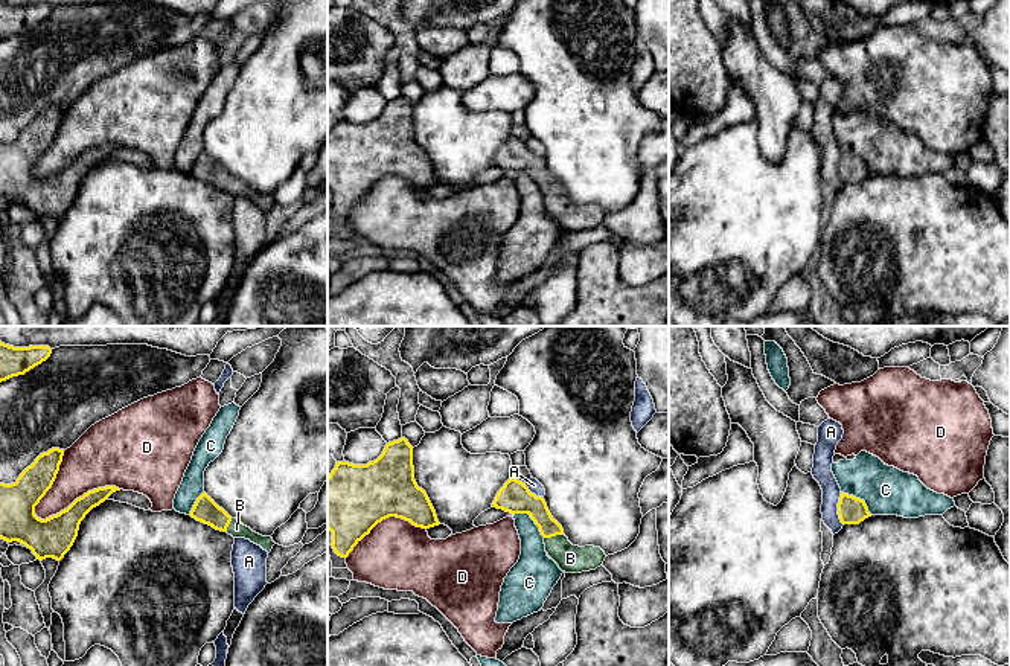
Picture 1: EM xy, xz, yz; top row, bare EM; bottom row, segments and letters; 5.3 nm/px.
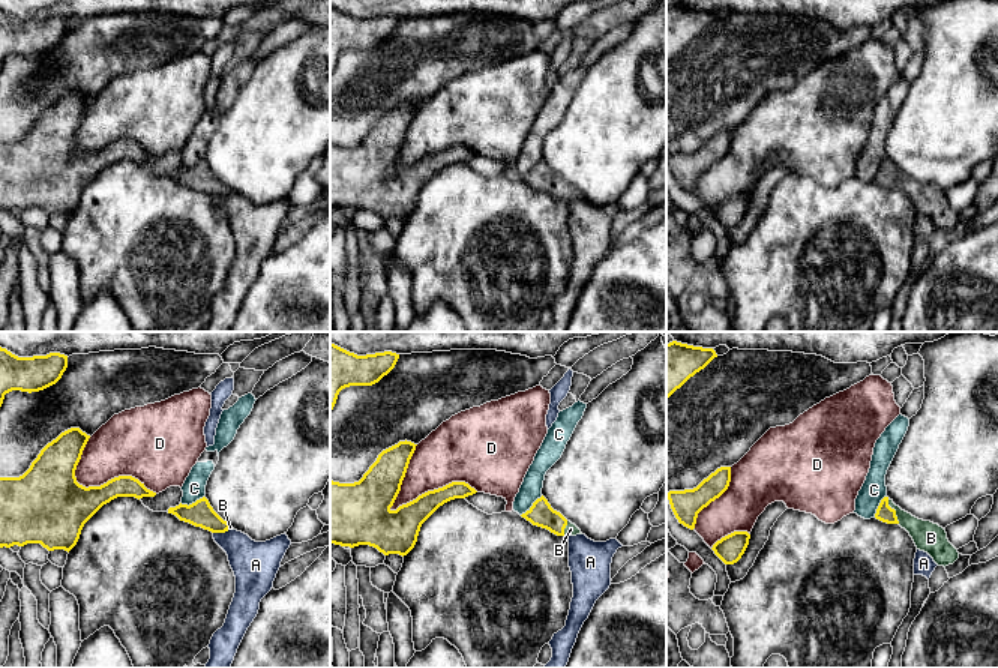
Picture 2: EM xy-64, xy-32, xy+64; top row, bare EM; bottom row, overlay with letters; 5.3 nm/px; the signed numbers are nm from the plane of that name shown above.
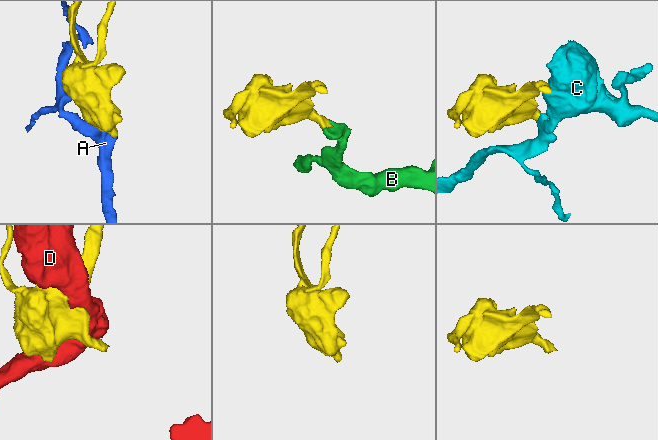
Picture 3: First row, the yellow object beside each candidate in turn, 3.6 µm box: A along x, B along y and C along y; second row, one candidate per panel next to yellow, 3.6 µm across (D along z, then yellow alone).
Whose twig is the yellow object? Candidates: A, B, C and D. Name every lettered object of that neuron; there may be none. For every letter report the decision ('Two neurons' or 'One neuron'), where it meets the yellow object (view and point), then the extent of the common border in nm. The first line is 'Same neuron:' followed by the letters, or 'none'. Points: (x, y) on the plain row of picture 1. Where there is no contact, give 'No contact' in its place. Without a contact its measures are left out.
Same neuron: B
A: Two neurons. Touches yellow at yz (838, 168). Shared border 180 nm
B: One neuron. Touches yellow at xz (553, 194). Shared border 110 nm
C: Two neurons. Touches yellow at xz (530, 176). Shared border 200 nm
D: Two neurons. Touches yellow at xy (76, 157). Shared border 480 nm

